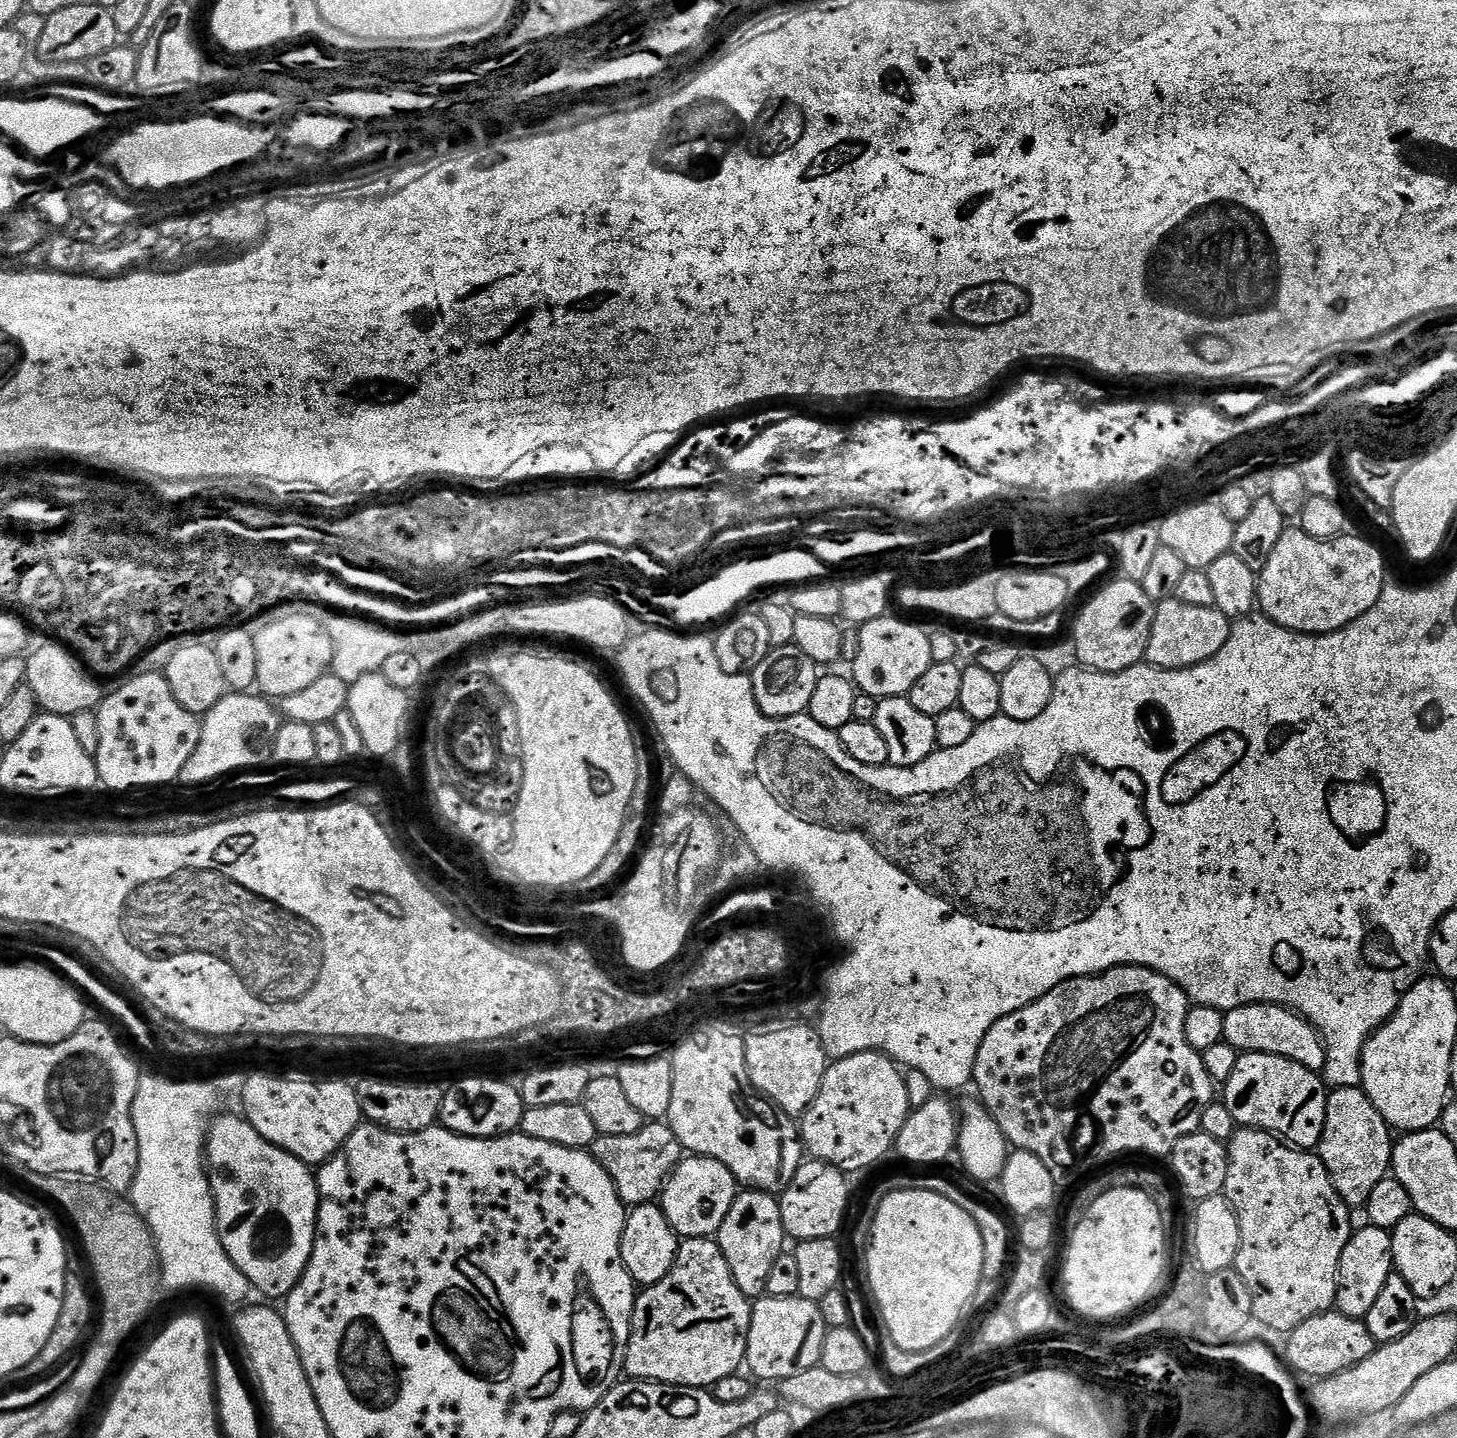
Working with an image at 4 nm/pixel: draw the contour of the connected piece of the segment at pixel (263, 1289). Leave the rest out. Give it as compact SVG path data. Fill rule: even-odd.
M217 1115L206 1141L206 1171L216 1204L216 1229L230 1262L264 1296L286 1298L308 1268L316 1241L320 1189L313 1169L274 1146L243 1115Z

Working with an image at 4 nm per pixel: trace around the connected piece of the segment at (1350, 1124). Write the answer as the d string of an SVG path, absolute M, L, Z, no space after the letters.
M1363 1087L1333 1088L1329 1091L1326 1126L1322 1130L1318 1155L1326 1166L1334 1190L1340 1195L1340 1201L1348 1205L1349 1209L1363 1209L1374 1186L1378 1186L1378 1182L1389 1175L1393 1143L1393 1133L1382 1114L1374 1110L1374 1102L1370 1102Z

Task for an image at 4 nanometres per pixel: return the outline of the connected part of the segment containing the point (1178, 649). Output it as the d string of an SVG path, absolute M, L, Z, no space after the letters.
M1178 599L1161 600L1156 604L1154 626L1150 630L1147 663L1155 668L1189 668L1198 666L1218 654L1230 638L1233 621L1217 608L1189 606Z

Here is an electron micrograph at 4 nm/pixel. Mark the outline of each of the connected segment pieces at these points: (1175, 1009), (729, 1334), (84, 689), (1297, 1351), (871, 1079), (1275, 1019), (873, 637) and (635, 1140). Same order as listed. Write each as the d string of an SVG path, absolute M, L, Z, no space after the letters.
M1133 964L1111 968L1099 976L1082 976L1079 980L1062 982L1030 1006L1003 1016L998 1022L994 1022L994 1026L990 1026L986 1038L982 1038L982 1046L978 1046L972 1071L974 1088L980 1091L978 1099L994 1118L994 1122L998 1122L1000 1133L1008 1139L1009 1145L1013 1149L1042 1158L1042 1162L1046 1162L1046 1170L1054 1174L1056 1183L1060 1186L1070 1183L1075 1176L1087 1177L1103 1169L1107 1160L1112 1160L1123 1152L1145 1152L1148 1156L1171 1157L1174 1142L1178 1142L1178 1138L1186 1138L1186 1134L1200 1131L1202 1113L1206 1111L1206 1106L1214 1102L1214 1085L1210 1074L1206 1074L1203 1055L1186 1042L1186 1014L1189 1007L1188 995L1174 981L1158 974L1153 968Z
M715 1239L684 1240L680 1246L680 1252L676 1256L674 1266L666 1278L657 1284L649 1284L637 1295L634 1314L632 1315L632 1329L630 1330L630 1342L624 1359L624 1372L633 1380L653 1380L656 1384L677 1384L687 1388L711 1389L713 1384L722 1382L722 1378L737 1375L745 1367L746 1342L750 1334L750 1318L752 1317L753 1301L734 1282L734 1274L730 1274L730 1266L722 1254L719 1243Z
M52 643L56 644L44 644L41 648L36 649L33 647L31 649L31 652L33 651L32 657L30 652L26 660L28 666L26 682L30 686L30 690L34 690L34 698L39 702L41 709L50 716L67 716L71 718L77 716L79 712L93 711L102 699L102 691L100 692L101 681L93 673L89 672L63 643Z
M1329 1310L1302 1322L1293 1332L1287 1333L1282 1351L1282 1359L1293 1373L1301 1372L1311 1378L1333 1376L1342 1370L1350 1370L1350 1366L1358 1366L1362 1358L1370 1358L1370 1354L1378 1347L1370 1330L1363 1320L1355 1320L1343 1316L1341 1312Z
M863 1052L829 1063L818 1090L818 1098L814 1098L814 1102L802 1113L798 1131L811 1159L833 1164L836 1168L852 1173L878 1163L887 1152L891 1153L895 1149L898 1134L911 1111L913 1109L910 1098L906 1098L906 1082L901 1065L880 1052Z
M1251 1004L1225 1012L1223 1040L1241 1054L1274 1054L1290 1058L1290 1062L1298 1062L1298 1066L1306 1066L1306 1070L1311 1072L1324 1071L1326 1050L1322 1038L1316 1033L1316 1027L1297 1012L1292 1012L1281 1004Z
M895 614L874 618L874 622L859 625L859 629L858 658L850 665L850 676L857 689L875 698L907 696L914 682L918 682L933 663L929 633L908 620L899 620Z
M648 1122L638 1134L610 1138L597 1136L590 1149L592 1156L610 1174L614 1190L618 1190L620 1201L625 1206L651 1204L664 1189L669 1174L682 1159L682 1149L674 1130L664 1122Z

